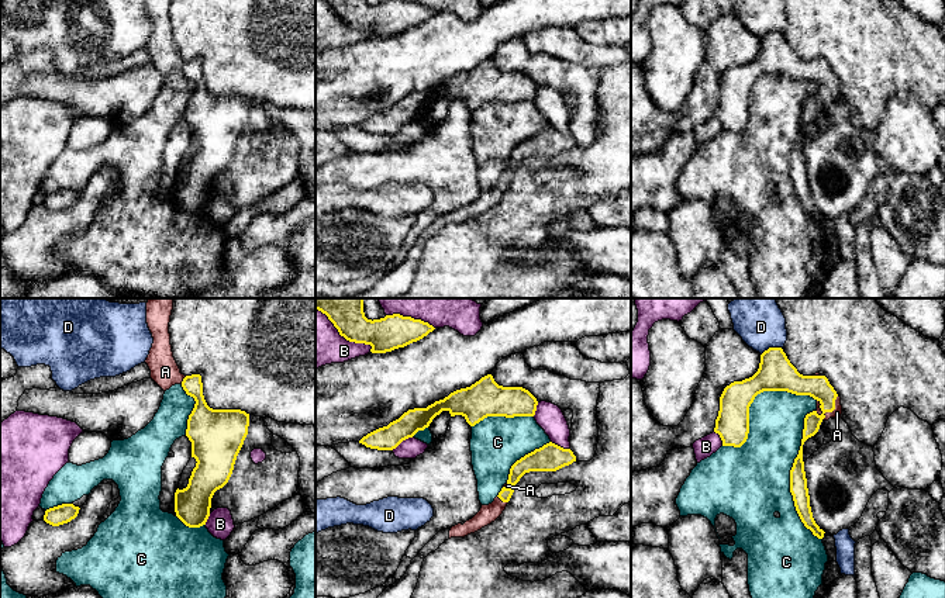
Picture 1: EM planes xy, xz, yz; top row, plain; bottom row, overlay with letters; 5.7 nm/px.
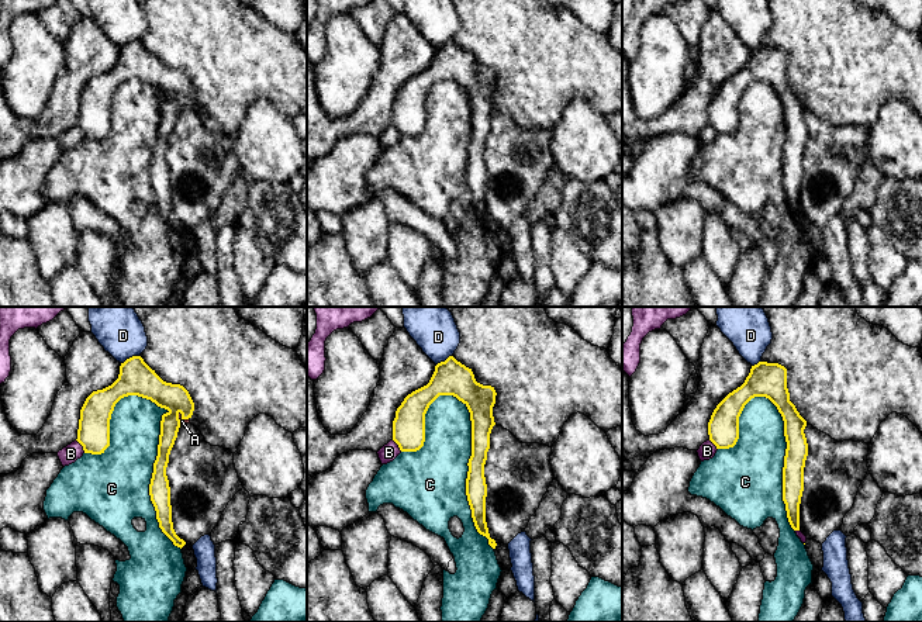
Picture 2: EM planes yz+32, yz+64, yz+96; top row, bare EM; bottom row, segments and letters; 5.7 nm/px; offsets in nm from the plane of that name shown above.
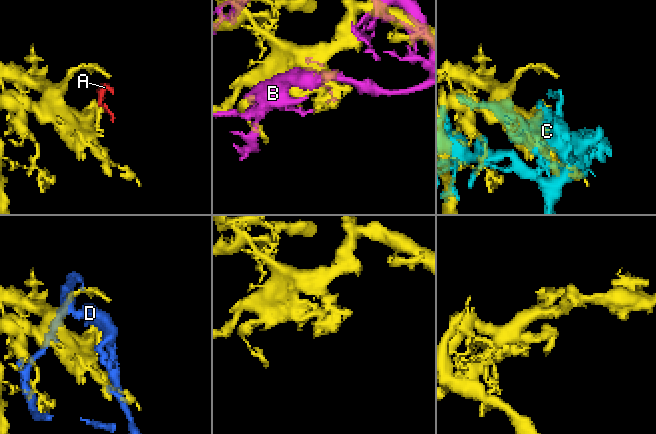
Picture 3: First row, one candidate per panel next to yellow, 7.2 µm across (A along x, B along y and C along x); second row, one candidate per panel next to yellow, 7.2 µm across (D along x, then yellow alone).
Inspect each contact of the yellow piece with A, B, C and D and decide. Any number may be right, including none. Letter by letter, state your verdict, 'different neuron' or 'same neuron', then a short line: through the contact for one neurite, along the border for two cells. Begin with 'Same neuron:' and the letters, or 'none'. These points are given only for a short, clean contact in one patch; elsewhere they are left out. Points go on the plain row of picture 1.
Same neuron: A
A: same neuron; line yz (818, 72), (833, 94), (837, 97)
B: different neuron
C: different neuron
D: different neuron

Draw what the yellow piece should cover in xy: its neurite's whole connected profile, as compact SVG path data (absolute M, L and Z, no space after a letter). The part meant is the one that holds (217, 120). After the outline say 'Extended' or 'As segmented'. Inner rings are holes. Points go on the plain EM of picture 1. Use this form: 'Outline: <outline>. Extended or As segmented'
Outline: M146 0L154 28L145 45L151 63L163 75L180 69L196 89L187 104L186 121L192 127L196 152L189 169L175 177L176 201L189 212L206 210L211 183L234 155L237 141L248 120L249 98L241 94L213 94L203 80L200 59L184 61L173 42L170 0Z. Extended

